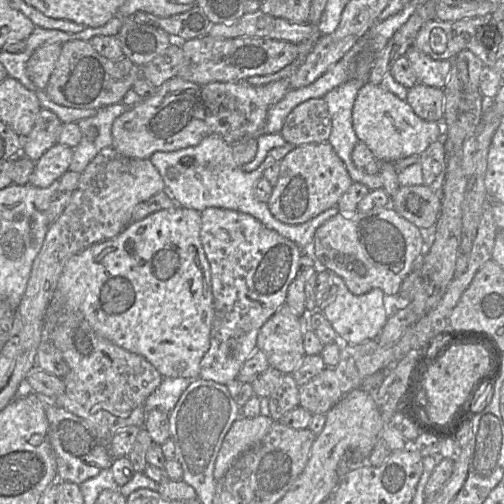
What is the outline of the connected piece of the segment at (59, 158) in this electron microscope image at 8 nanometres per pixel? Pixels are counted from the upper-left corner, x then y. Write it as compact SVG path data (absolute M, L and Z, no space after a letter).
M56 143L36 162L29 183L39 188L49 187L69 169L72 158L71 147Z

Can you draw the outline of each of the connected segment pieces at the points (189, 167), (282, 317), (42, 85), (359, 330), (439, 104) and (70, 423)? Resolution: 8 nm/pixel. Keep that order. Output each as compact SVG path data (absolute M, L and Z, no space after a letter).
M220 135L206 136L198 145L171 152L157 151L149 160L161 175L165 190L169 192L177 205L202 212L208 207L224 208L249 214L267 228L275 230L284 238L294 242L301 250L310 251L316 230L328 219L339 213L333 206L316 217L302 224L286 224L277 220L270 212L267 203L258 201L254 195L254 185L263 176L264 170L275 161L280 161L295 146L285 143L284 146L273 148L258 168L245 172L237 166L232 156L232 145Z
M283 304L260 328L257 349L266 355L270 367L292 374L306 355L304 330L304 320Z
M50 43L37 48L26 64L26 73L35 86L44 91L57 63L62 44Z
M331 271L327 304L321 312L330 322L342 344L361 344L378 338L391 314L391 307L381 289L373 288L368 293L354 295L349 291L343 279Z
M417 83L407 91L406 102L414 113L429 122L441 122L444 115L444 93L440 88Z
M45 401L45 414L59 481L80 485L97 476L103 469L111 467L113 457L110 454L110 446L108 448L103 444L95 429L85 419L65 410L53 401Z

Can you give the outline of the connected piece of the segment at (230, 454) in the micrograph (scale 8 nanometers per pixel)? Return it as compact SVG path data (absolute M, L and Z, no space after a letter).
M240 416L226 433L217 454L213 476L219 481L231 465L249 448L260 442L270 431L274 421L270 416L254 418Z

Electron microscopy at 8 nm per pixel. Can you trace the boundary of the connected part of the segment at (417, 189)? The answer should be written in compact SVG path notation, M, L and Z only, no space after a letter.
M401 186L389 206L420 230L429 233L435 226L441 209L440 193L428 186Z

